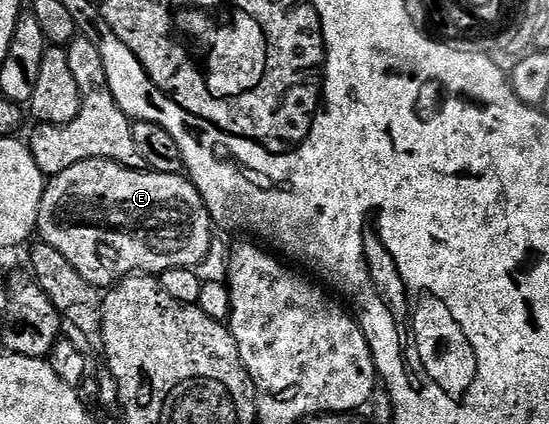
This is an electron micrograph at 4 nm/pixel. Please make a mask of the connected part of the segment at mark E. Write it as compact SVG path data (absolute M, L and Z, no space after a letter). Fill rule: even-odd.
M94 158L93 160L83 160L78 164L70 165L59 174L52 175L46 186L43 189L41 208L38 212L38 224L36 226L38 237L42 243L52 246L55 250L59 250L70 264L79 272L84 280L100 290L108 290L112 288L121 279L130 277L134 273L147 273L152 276L158 276L165 271L179 267L195 267L201 260L205 258L206 252L209 250L209 244L213 237L213 223L209 216L208 209L204 206L204 201L201 200L201 194L197 192L197 188L186 175L182 173L157 173L150 169L142 170L127 169L124 165L119 165L115 161L107 161L104 158ZM91 219L107 220L108 224L99 226L90 222ZM121 240L121 247L111 247L112 244L117 244Z

